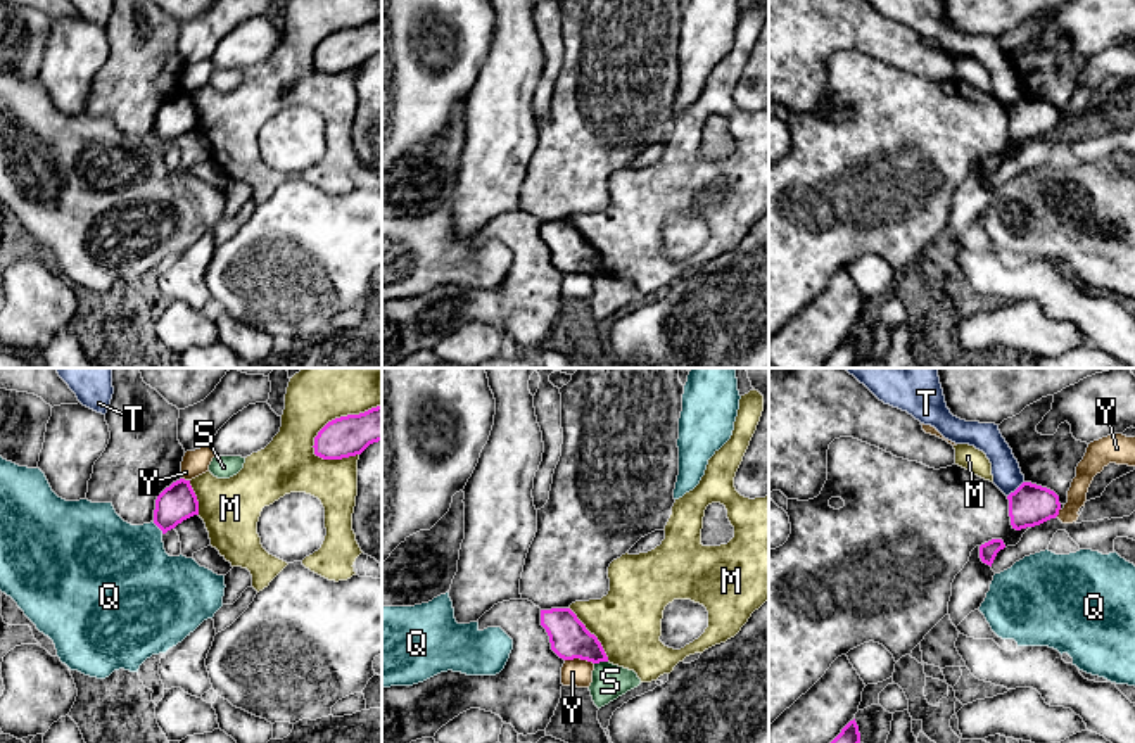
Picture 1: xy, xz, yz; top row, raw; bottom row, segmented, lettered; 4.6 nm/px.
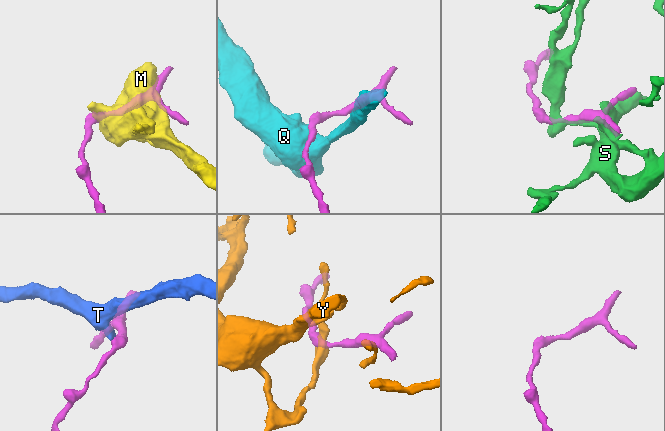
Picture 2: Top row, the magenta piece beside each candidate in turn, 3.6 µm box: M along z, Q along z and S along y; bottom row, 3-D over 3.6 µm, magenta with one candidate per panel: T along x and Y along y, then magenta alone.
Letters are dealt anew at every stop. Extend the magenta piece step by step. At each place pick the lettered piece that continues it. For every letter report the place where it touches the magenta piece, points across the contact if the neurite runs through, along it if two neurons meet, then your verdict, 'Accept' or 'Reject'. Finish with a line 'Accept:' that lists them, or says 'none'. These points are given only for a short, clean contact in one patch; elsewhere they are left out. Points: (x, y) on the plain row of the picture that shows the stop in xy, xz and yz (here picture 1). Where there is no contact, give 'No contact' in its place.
M: Touches magenta at xy (341, 30). Reject
Q: Touches magenta at xy (158, 139). Boundary: xy (152, 135), (163, 146). Reject
S: Touches magenta at xz (600, 273). Reject
T: Touches magenta at yz (1016, 102). Boundary: yz (1023, 94), (1008, 109). Reject
Y: Touches magenta at xz (579, 270). Boundary: xz (565, 272), (586, 272), (593, 277). Reject
Accept: none

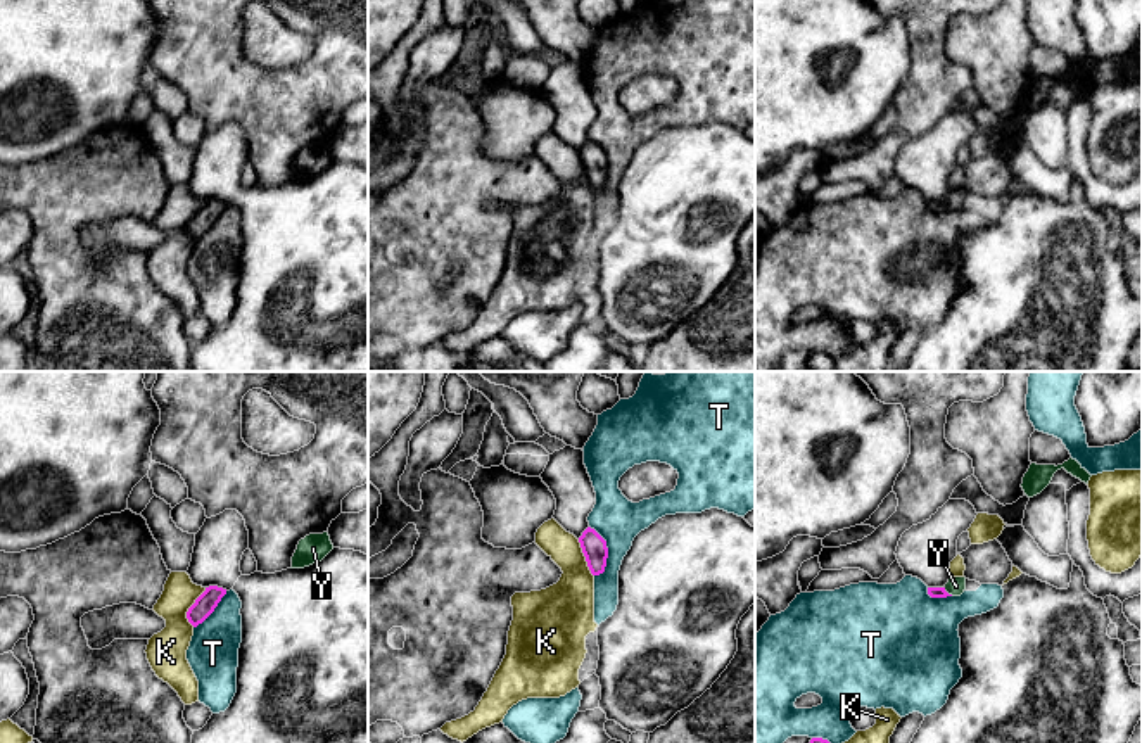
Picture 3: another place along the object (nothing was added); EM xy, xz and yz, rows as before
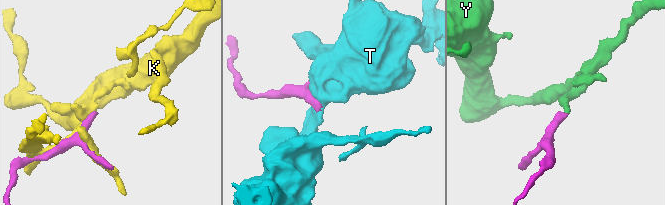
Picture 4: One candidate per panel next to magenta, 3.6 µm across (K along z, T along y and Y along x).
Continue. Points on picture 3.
K: Touches magenta at xy (190, 220). Reject
T: Touches magenta at xz (607, 165). Reject
Y: Touches magenta at yz (947, 206). Path across: yz (933, 204), (947, 206), (956, 199). Accept
Accept: Y

